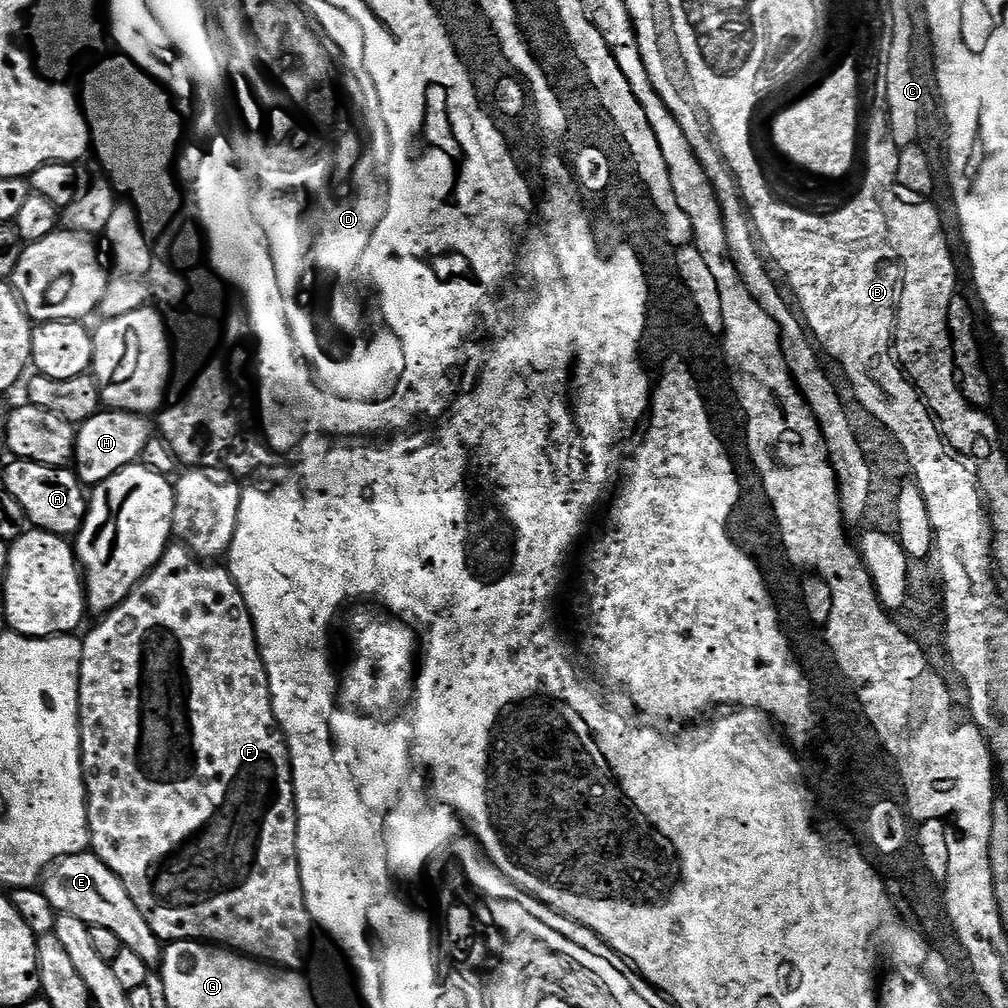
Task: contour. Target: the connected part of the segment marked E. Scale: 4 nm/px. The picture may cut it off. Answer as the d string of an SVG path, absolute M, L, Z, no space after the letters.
M91 850L79 852L57 860L42 877L42 891L52 909L59 915L78 918L81 922L86 922L89 928L112 931L113 934L118 934L122 947L126 950L134 950L134 954L138 954L138 958L142 958L142 962L146 962L149 966L159 965L162 942L156 937L154 930L150 930L150 922L146 922L146 918L142 918L142 910L138 910L138 906L134 906L134 898L130 898L130 894L126 894L126 886L122 886L122 882L114 874L114 870L110 870L110 866L106 866L100 861L95 852Z

